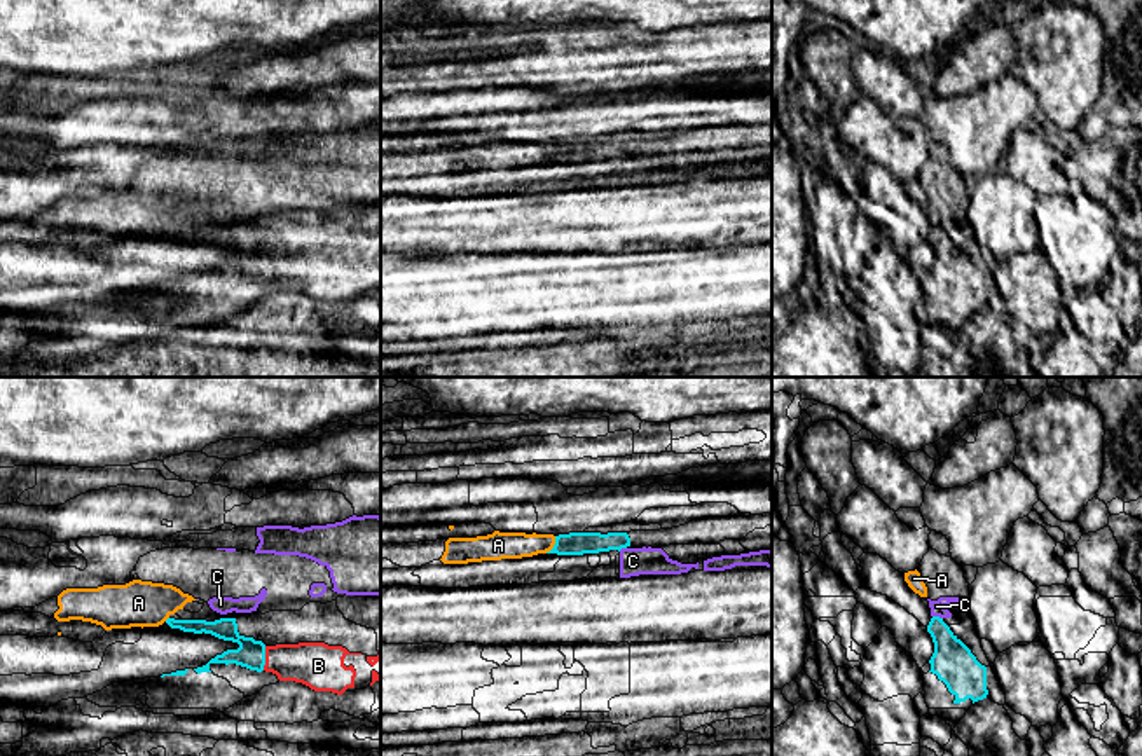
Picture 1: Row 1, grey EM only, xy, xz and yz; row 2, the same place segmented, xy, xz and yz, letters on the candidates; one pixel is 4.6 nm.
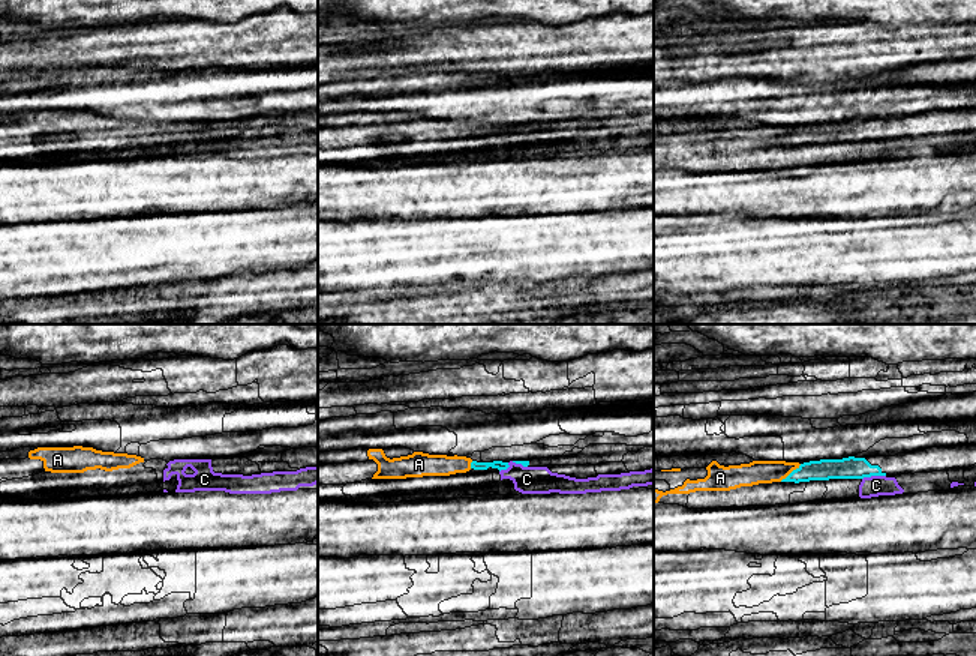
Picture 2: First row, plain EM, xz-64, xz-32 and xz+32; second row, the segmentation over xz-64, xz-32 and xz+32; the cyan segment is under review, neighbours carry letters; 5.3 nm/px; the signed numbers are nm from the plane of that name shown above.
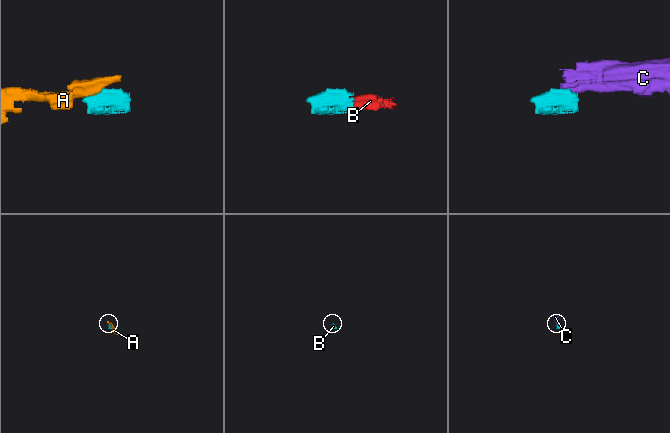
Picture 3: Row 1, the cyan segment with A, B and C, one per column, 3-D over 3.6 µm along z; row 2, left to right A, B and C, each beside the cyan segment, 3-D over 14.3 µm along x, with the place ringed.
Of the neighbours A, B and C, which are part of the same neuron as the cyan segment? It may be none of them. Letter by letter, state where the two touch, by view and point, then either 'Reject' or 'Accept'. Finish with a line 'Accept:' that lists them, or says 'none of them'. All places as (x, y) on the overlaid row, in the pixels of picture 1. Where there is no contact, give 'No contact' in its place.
A: Touches cyan at xz (554, 545). Reject
B: Touches cyan at xy (264, 659). Accept
C: Touches cyan at yz (938, 617). Reject
Accept: B

